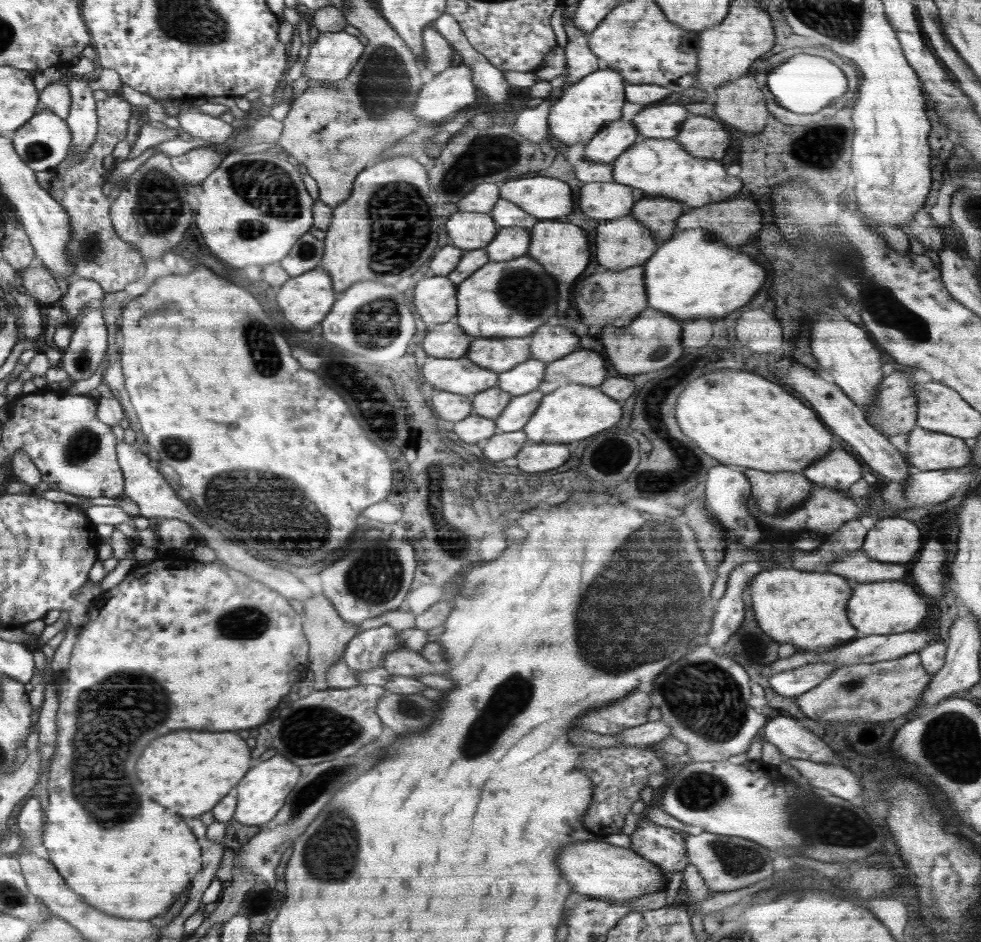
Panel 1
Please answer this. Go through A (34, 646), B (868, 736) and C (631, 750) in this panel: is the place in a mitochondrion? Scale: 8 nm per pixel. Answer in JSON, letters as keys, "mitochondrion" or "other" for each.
{"A":"other","B":"other","C":"other"}

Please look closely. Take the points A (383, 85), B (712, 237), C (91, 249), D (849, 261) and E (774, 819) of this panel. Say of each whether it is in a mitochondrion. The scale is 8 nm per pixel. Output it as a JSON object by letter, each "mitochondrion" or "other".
{"A":"mitochondrion","B":"other","C":"mitochondrion","D":"mitochondrion","E":"other"}

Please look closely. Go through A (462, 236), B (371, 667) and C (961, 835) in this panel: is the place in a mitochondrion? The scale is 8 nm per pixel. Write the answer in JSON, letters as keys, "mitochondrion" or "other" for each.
{"A":"other","B":"other","C":"other"}

